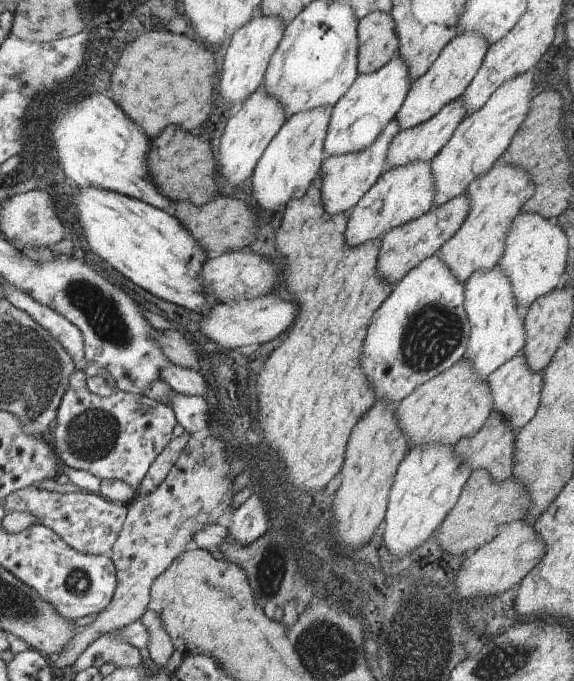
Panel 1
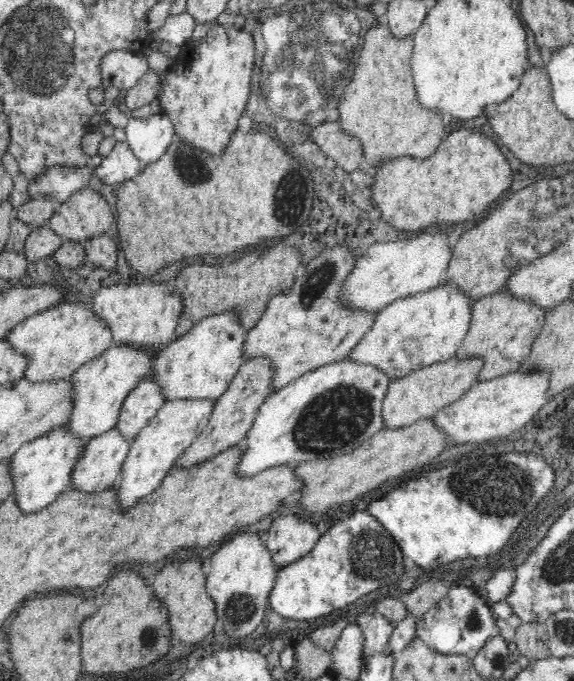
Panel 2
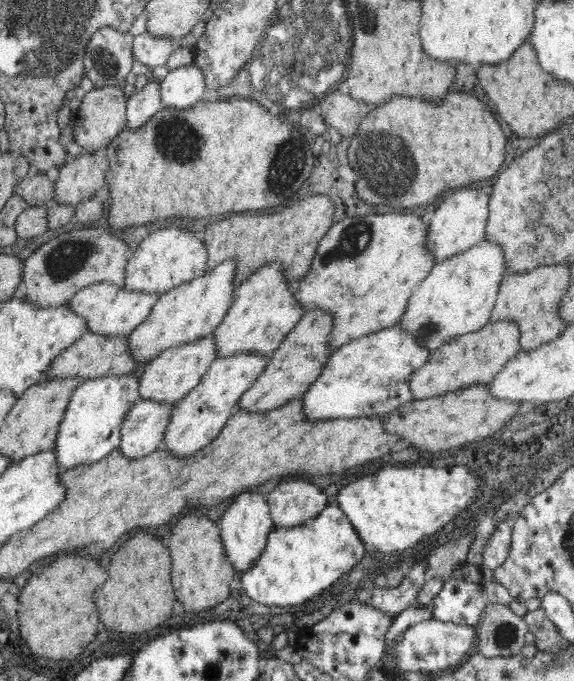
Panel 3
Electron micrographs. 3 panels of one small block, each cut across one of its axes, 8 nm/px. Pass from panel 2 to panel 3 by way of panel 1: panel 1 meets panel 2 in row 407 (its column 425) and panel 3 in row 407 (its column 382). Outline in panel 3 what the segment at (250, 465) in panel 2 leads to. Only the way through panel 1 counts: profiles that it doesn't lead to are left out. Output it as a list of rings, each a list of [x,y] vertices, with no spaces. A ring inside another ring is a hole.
[[[400,325],[378,329],[336,349],[322,377],[303,395],[308,417],[384,416],[414,400],[409,378],[431,358],[431,349]]]

